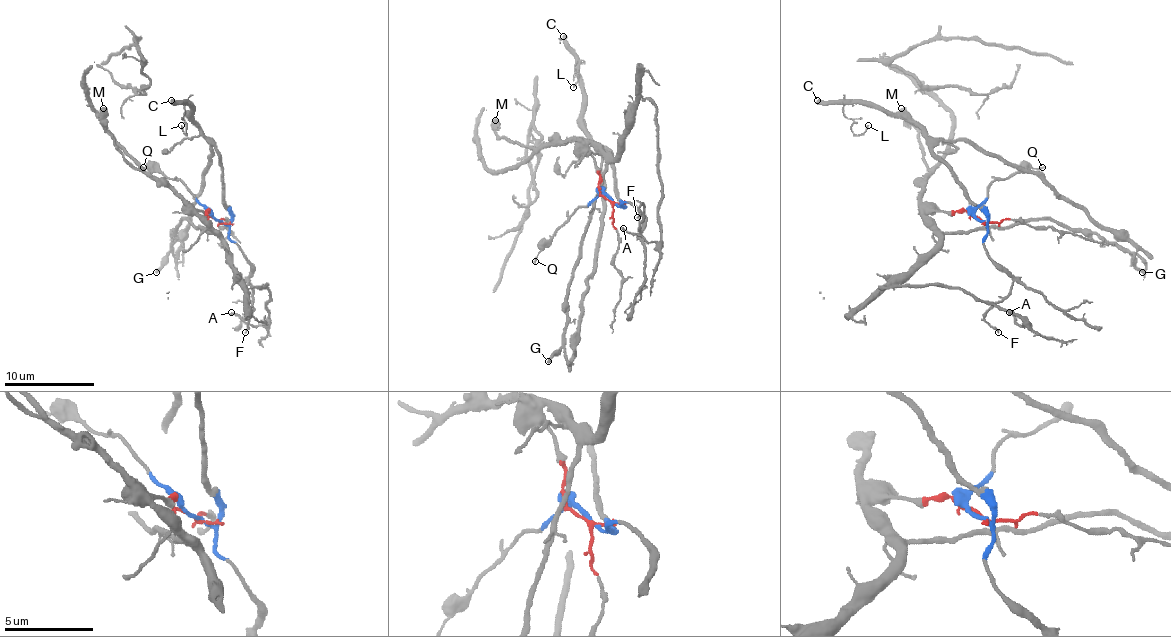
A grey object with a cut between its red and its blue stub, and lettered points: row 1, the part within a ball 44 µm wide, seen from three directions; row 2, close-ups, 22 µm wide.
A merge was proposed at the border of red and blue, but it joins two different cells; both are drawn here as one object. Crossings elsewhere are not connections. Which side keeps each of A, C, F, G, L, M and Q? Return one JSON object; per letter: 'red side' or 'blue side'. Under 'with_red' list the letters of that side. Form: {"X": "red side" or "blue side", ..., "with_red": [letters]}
{"A": "red side", "C": "blue side", "F": "blue side", "G": "red side", "L": "blue side", "M": "red side", "Q": "blue side", "with_red": ["A", "G", "M"]}

